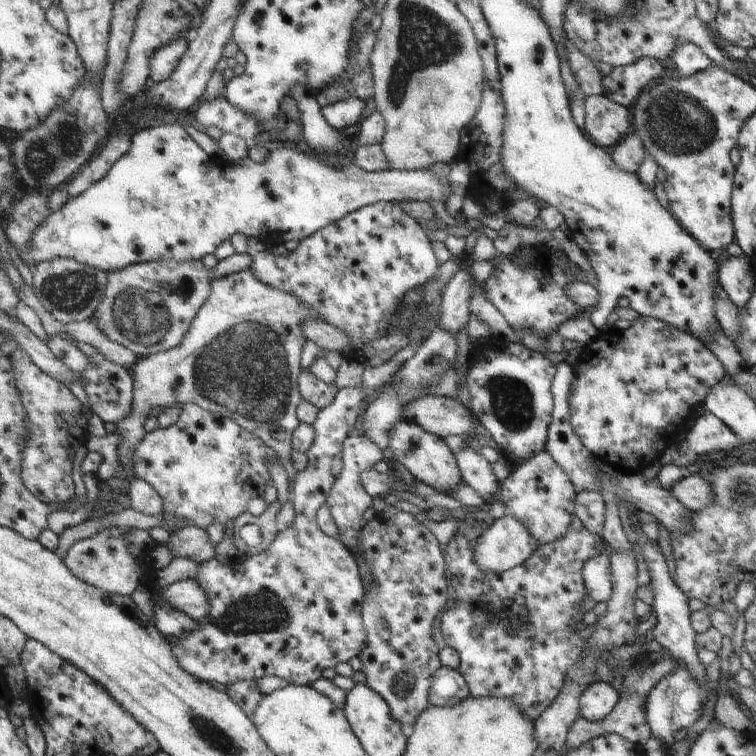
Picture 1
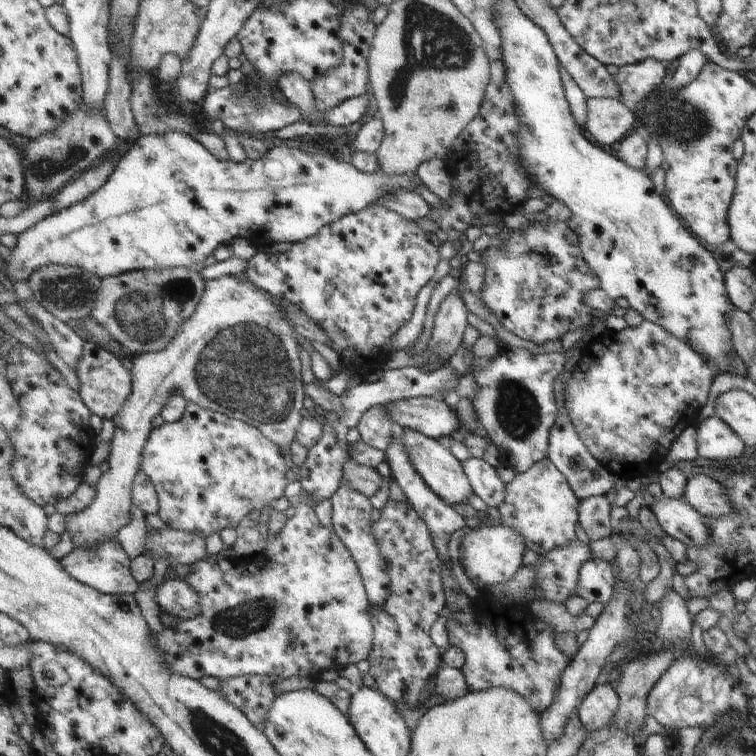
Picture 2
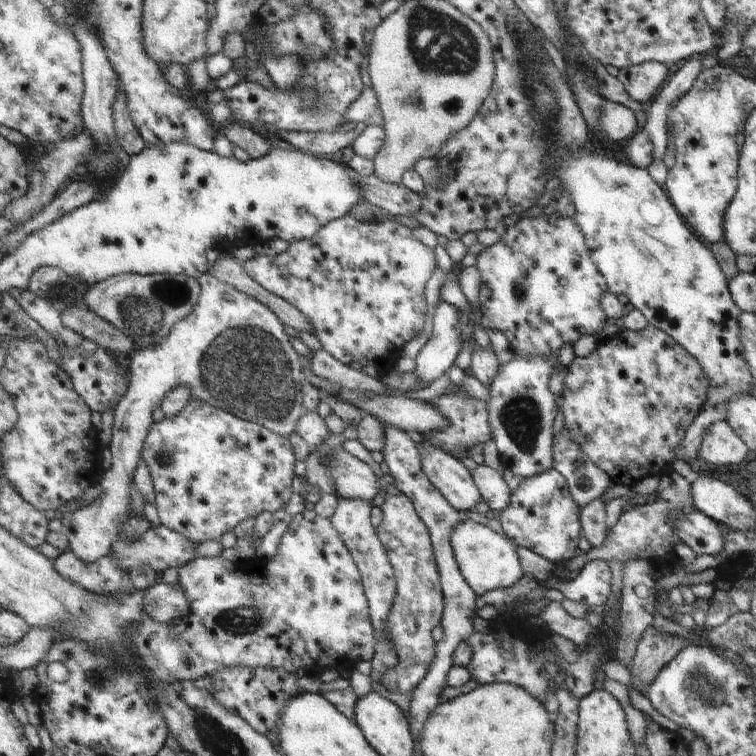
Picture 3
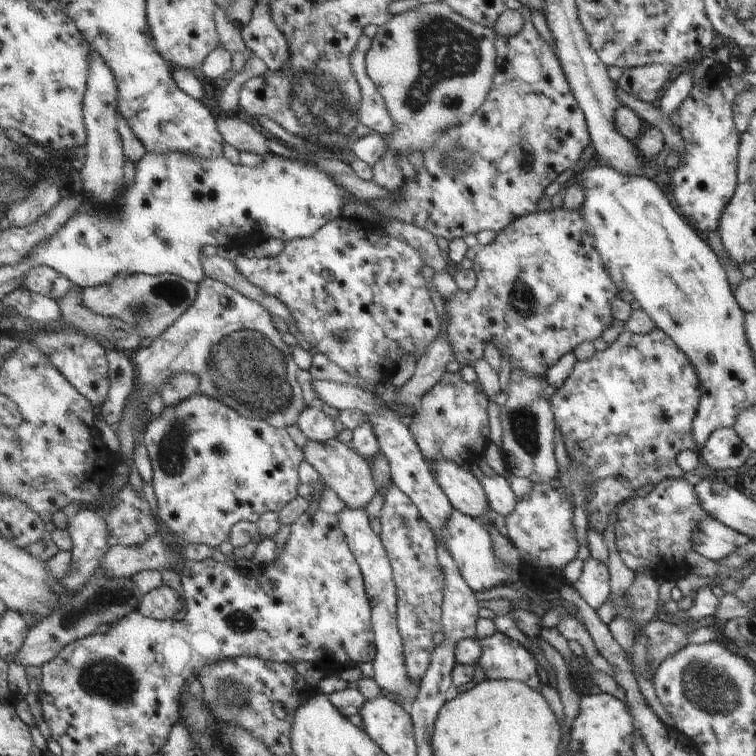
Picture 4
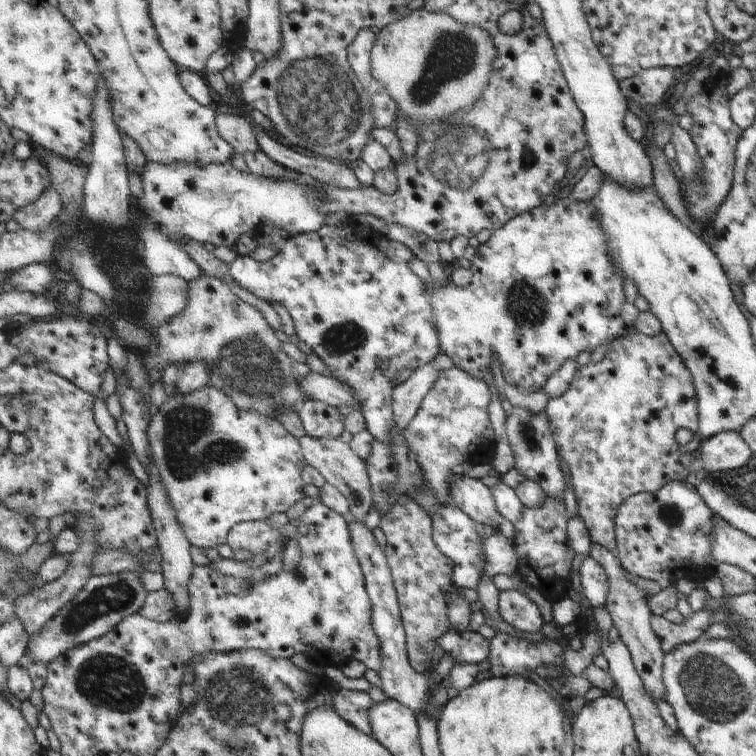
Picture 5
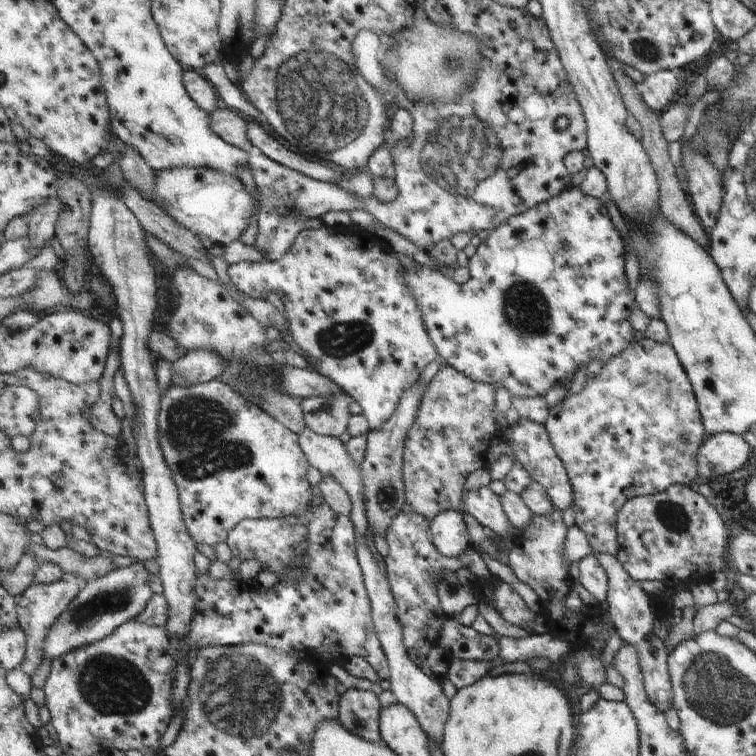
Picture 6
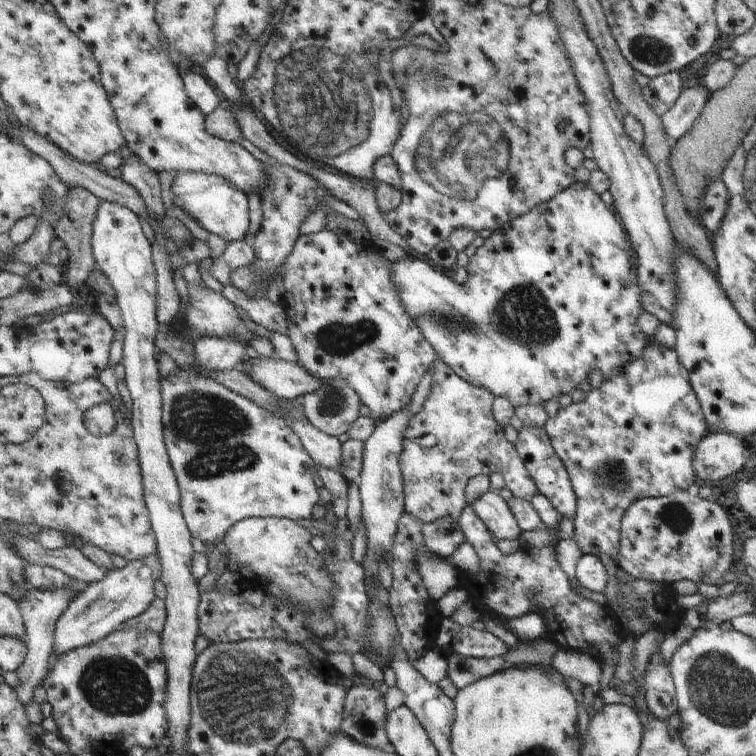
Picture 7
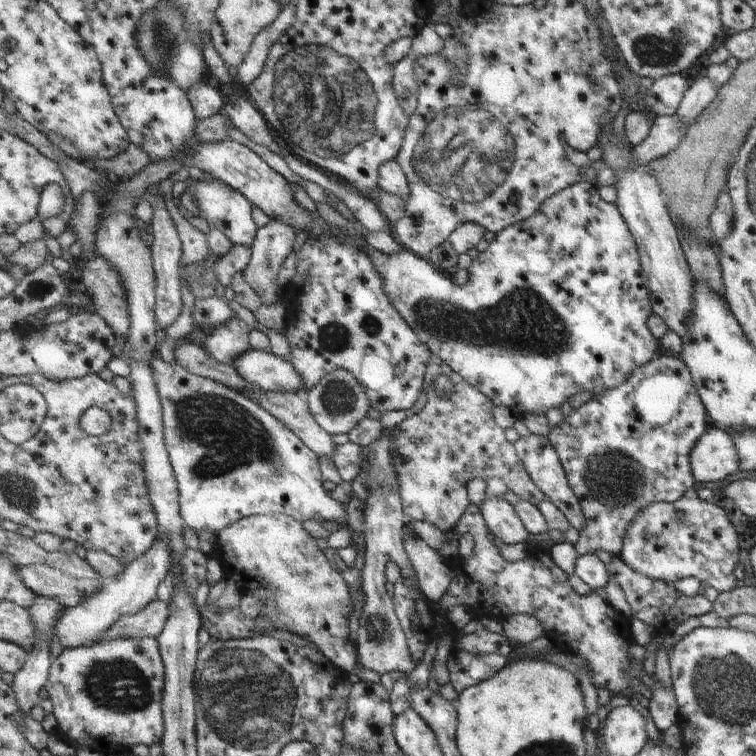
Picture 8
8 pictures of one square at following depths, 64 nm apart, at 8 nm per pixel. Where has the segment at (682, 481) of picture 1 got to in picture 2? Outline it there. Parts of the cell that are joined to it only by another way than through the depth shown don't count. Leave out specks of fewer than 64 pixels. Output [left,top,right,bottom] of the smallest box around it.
[681,473,733,518]

